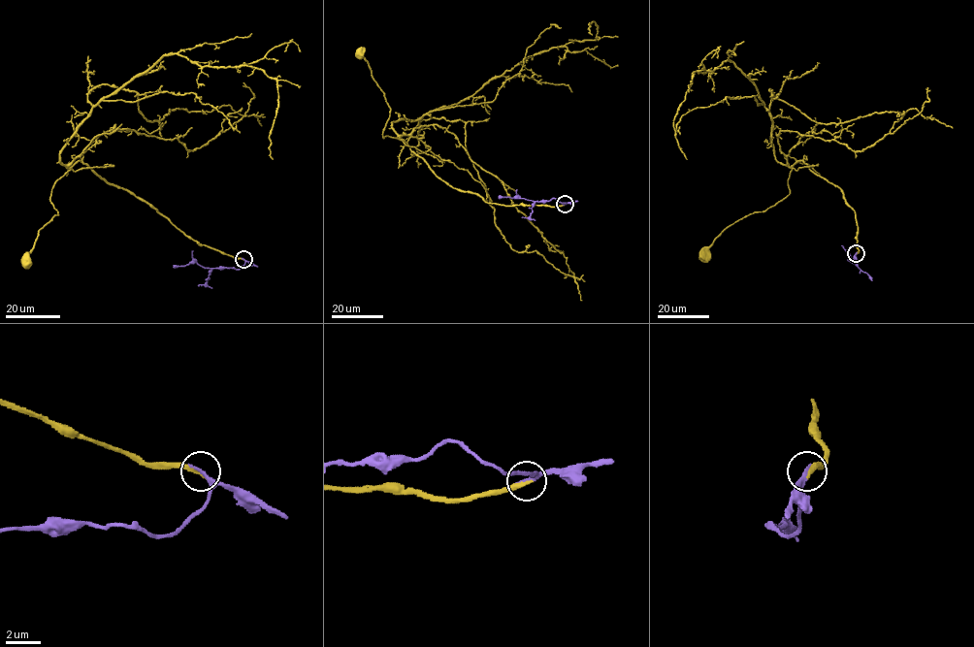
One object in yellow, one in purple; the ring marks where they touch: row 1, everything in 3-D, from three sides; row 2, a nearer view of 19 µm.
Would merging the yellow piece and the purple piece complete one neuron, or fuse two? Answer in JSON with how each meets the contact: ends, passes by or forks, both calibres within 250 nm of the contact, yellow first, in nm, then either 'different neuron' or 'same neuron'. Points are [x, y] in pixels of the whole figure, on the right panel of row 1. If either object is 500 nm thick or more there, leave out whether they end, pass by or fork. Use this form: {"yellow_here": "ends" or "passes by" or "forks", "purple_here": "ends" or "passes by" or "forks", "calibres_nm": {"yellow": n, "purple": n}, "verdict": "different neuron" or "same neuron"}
{"yellow_here": "ends", "purple_here": "passes by", "calibres_nm": {"yellow": 260, "purple": 190}, "verdict": "same neuron"}

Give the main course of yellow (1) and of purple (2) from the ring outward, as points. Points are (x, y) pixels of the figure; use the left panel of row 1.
1: (243, 259), (187, 238), (154, 208), (79, 161), (51, 189), (58, 214), (39, 231), (25, 262)
2: (243, 259), (244, 264), (238, 269), (207, 268), (196, 262), (174, 267)

